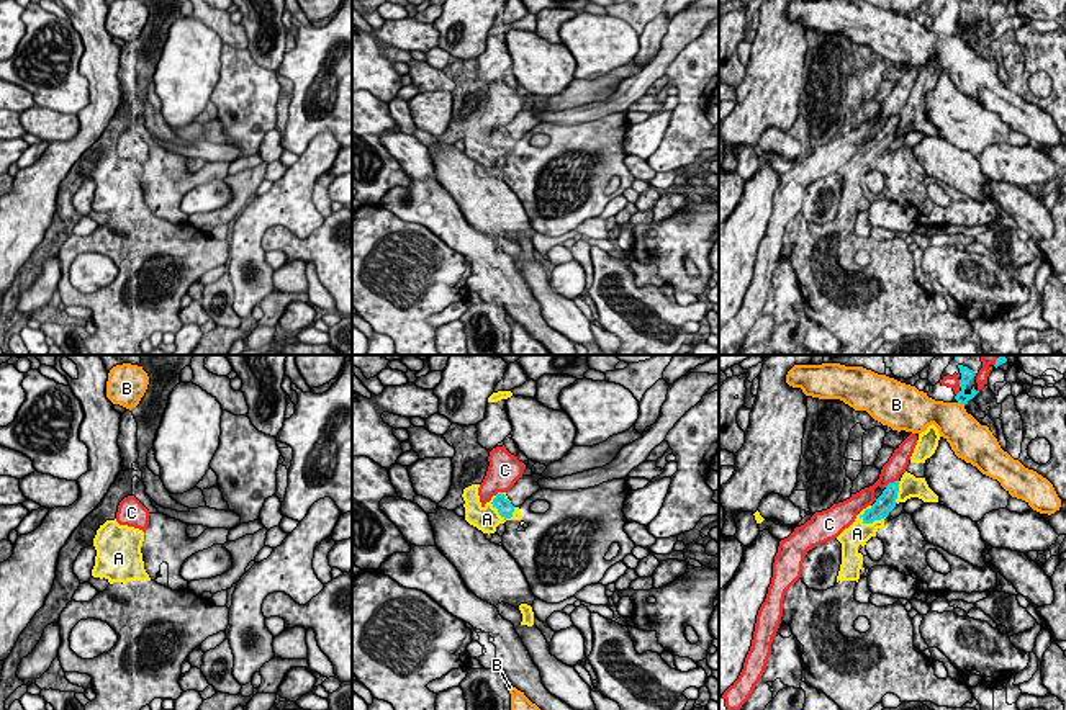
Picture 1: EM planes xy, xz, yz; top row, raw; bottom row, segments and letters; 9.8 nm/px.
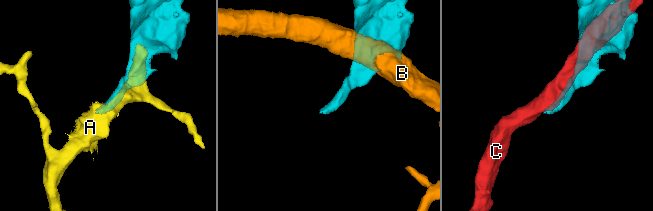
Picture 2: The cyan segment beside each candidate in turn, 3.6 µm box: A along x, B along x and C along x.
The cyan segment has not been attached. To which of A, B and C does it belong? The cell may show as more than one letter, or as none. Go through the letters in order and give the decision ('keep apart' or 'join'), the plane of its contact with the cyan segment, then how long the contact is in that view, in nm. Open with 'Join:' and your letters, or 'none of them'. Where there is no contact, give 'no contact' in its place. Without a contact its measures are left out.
Join: A
A: join; meets cyan in xz; contact 300 nm long
B: keep apart; meets cyan in yz; contact 70 nm long
C: keep apart; meets cyan in yz; contact 160 nm long

